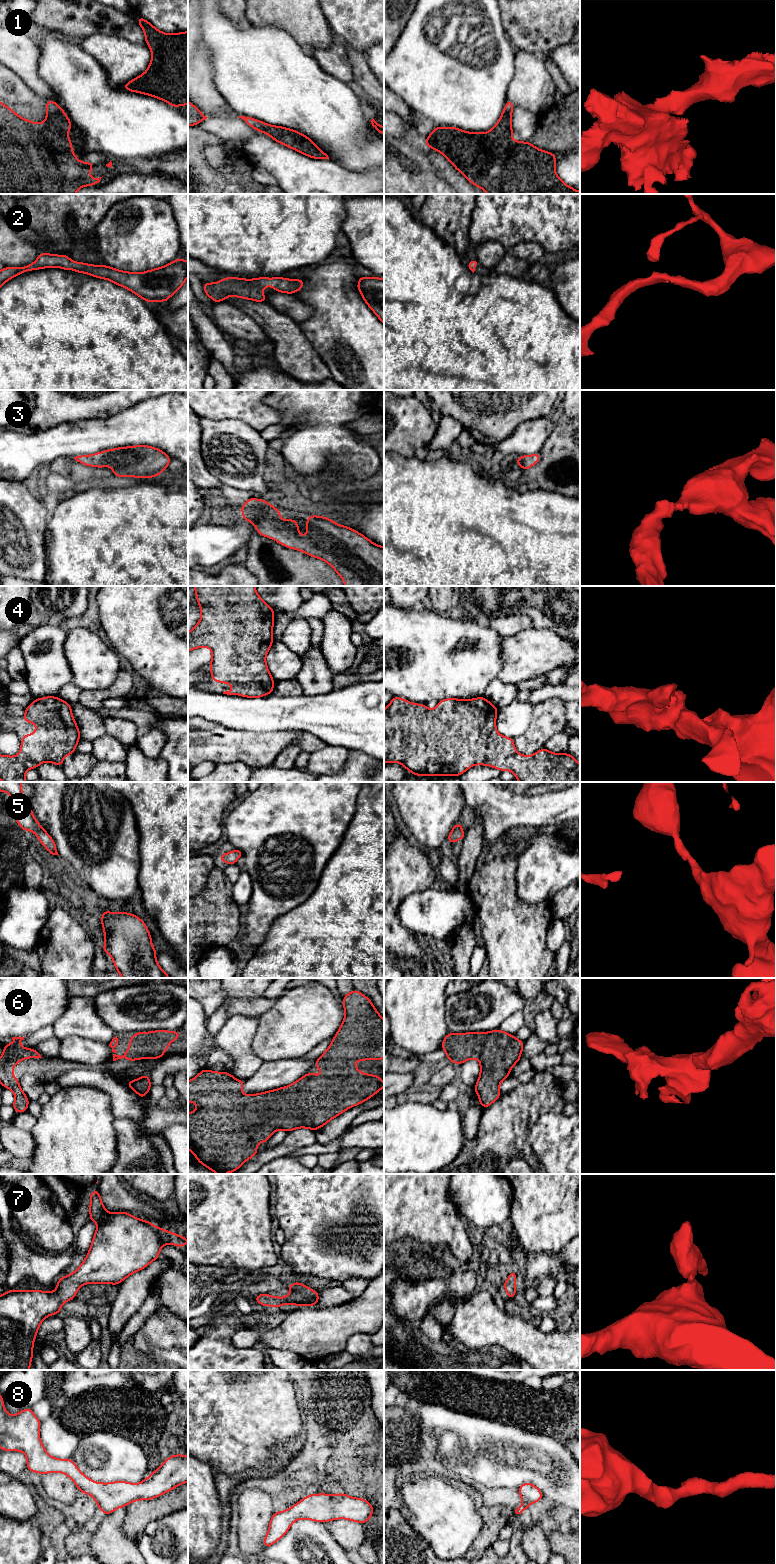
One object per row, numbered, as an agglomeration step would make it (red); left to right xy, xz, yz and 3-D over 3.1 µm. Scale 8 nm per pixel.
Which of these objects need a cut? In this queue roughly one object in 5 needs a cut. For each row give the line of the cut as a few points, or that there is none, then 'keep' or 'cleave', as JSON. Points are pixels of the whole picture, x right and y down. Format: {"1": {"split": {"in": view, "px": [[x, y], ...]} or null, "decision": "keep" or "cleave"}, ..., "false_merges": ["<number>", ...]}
{"1": {"split": null, "decision": "keep"}, "2": {"split": null, "decision": "keep"}, "3": {"split": null, "decision": "keep"}, "4": {"split": null, "decision": "keep"}, "5": {"split": null, "decision": "keep"}, "6": {"split": null, "decision": "keep"}, "7": {"split": null, "decision": "keep"}, "8": {"split": null, "decision": "keep"}, "false_merges": []}

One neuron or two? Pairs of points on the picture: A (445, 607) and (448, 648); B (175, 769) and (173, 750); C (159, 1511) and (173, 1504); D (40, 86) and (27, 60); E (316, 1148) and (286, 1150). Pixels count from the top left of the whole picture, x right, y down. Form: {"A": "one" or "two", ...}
{"A": "two", "B": "one", "C": "one", "D": "one", "E": "two"}

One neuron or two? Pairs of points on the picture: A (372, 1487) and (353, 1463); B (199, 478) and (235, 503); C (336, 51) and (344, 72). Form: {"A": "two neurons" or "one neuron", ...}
{"A": "one neuron", "B": "one neuron", "C": "one neuron"}

